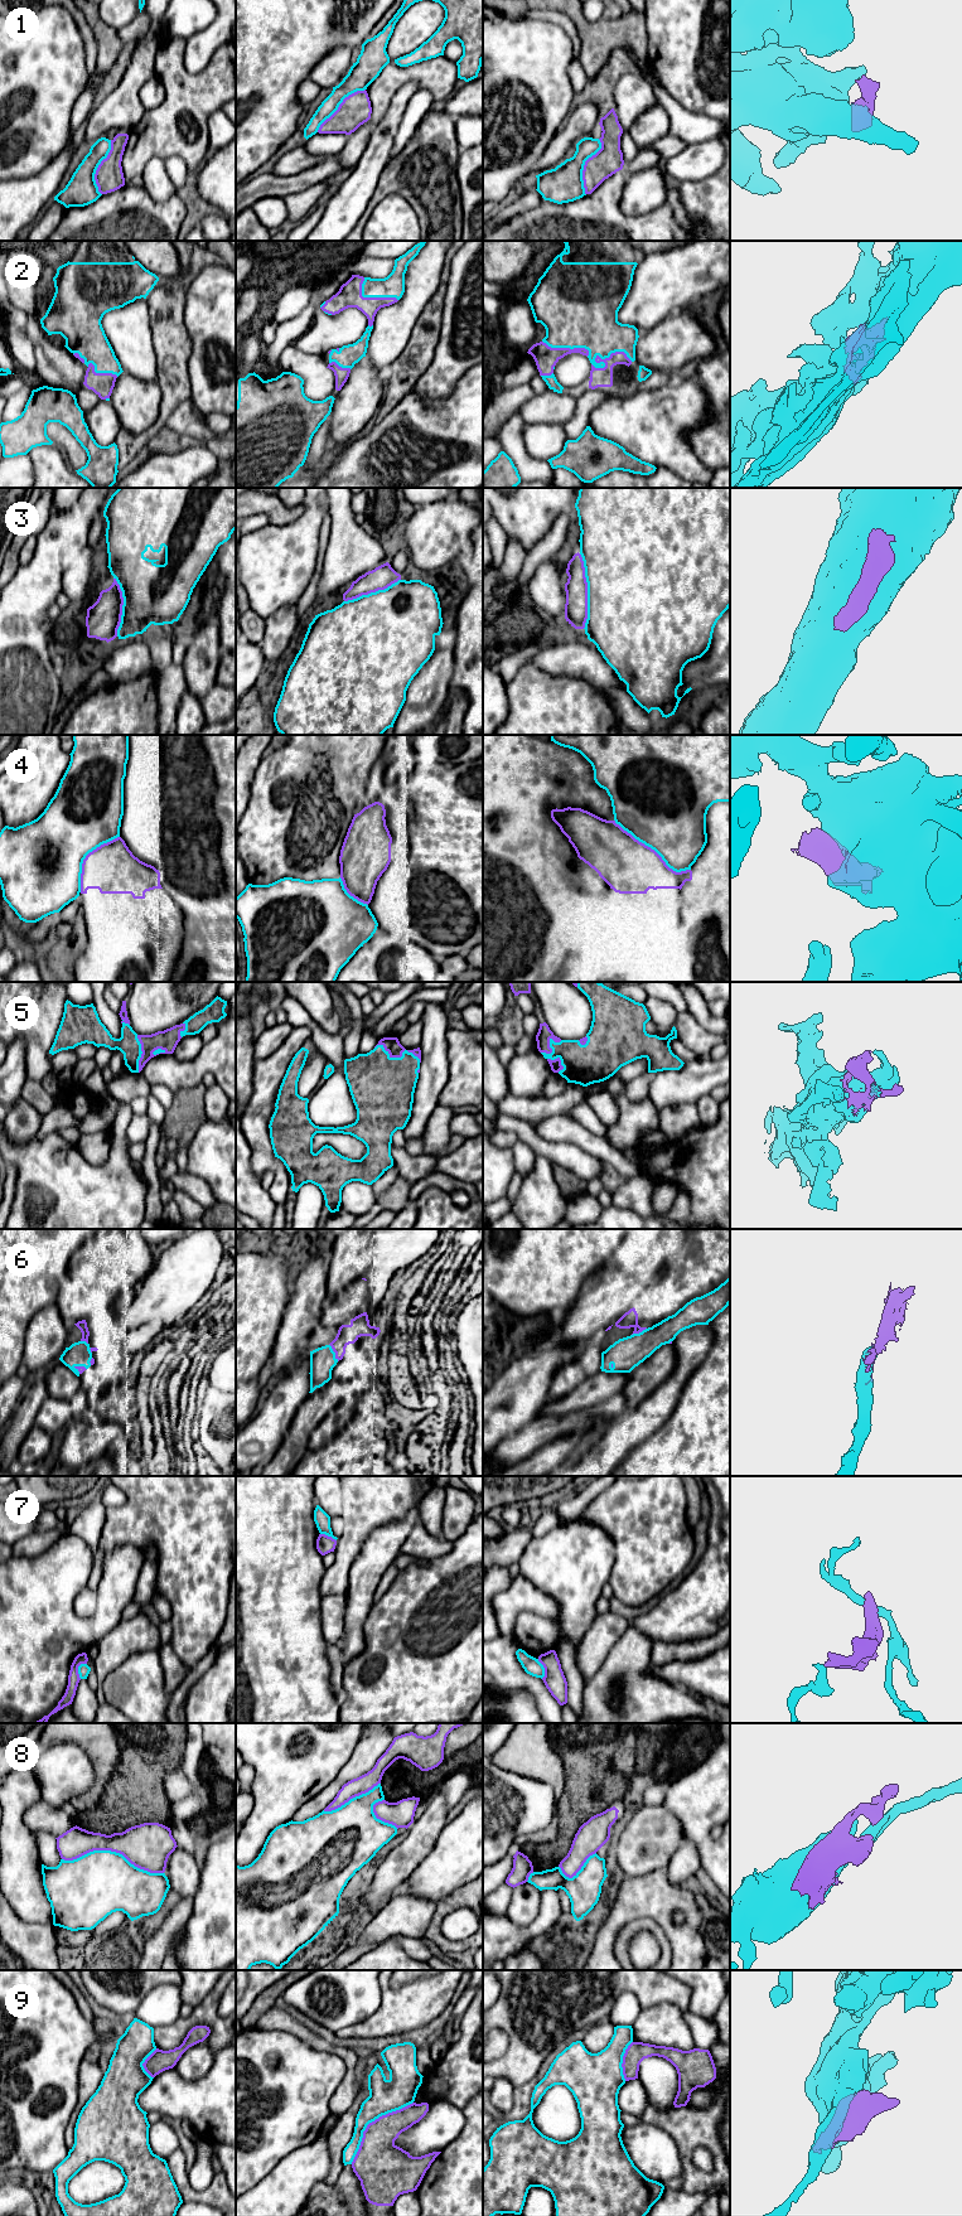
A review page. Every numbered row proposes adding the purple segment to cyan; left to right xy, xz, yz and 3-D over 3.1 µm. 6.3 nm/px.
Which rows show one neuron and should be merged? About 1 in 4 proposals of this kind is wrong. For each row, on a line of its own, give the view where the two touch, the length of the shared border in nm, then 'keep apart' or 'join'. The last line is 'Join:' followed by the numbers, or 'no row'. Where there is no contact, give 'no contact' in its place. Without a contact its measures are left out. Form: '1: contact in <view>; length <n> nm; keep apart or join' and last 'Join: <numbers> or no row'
1: contact in yz; length 380 nm; keep apart
2: contact in yz; length 260 nm; join
3: contact in yz; length 480 nm; keep apart
4: contact in yz; length 600 nm; join
5: contact in xz; length 320 nm; join
6: contact in xz; length 130 nm; join
7: contact in xy; length 110 nm; keep apart
8: contact in xy; length 650 nm; keep apart
9: contact in xz; length 550 nm; keep apart
Join: 2, 4, 5, 6

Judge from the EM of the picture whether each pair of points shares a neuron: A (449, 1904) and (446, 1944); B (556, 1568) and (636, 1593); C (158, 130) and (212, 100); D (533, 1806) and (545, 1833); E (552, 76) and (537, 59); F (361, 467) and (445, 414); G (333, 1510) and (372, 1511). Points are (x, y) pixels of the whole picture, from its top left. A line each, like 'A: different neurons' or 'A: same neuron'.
A: same neuron
B: different neurons
C: same neuron
D: different neurons
E: same neuron
F: same neuron
G: different neurons

